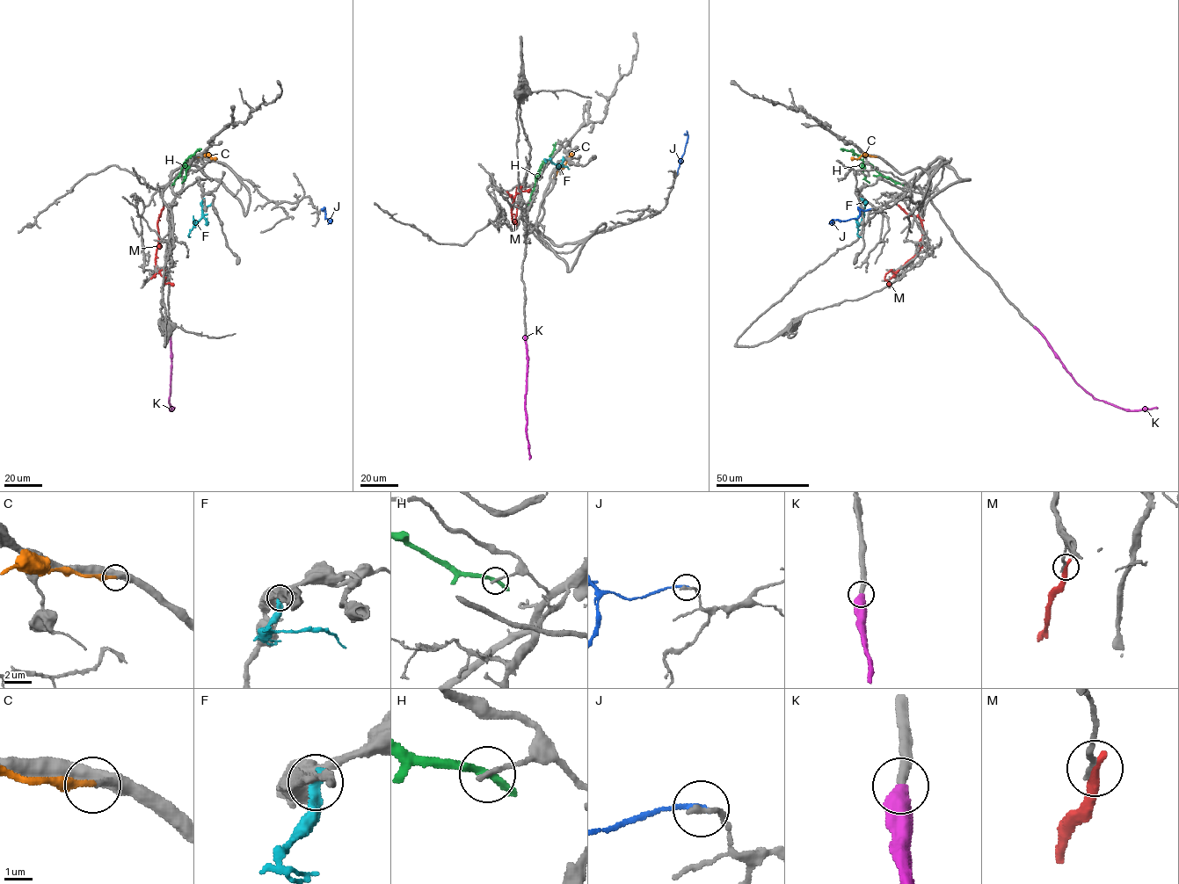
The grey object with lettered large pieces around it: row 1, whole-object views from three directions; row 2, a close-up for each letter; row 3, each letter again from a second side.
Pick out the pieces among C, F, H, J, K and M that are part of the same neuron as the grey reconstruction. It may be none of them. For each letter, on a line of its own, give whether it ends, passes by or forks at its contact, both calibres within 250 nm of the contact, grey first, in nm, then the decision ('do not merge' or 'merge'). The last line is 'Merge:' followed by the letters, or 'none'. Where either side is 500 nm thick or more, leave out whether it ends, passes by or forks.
C: it ends there; 200 nm thick on the grey side, 220 nm on the other; merge
F: it ends there; 240 nm thick on the grey side, 400 nm on the other; do not merge
H: it passes by; 200 nm thick on the grey side, 240 nm on the other; do not merge
J: it ends there; 200 nm thick on the grey side, 190 nm on the other; do not merge
K: 340 nm thick on the grey side, 550 nm on the other; merge
M: it ends there; 190 nm thick on the grey side, 400 nm on the other; do not merge
Merge: C, K

